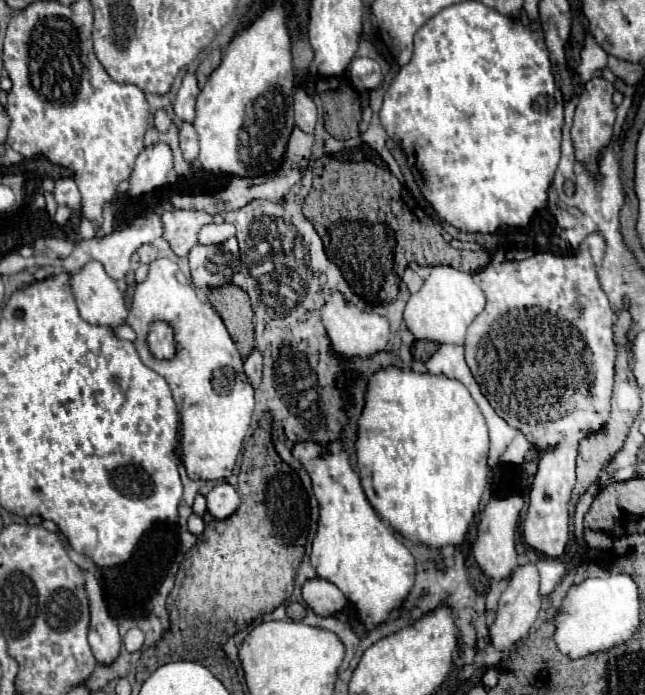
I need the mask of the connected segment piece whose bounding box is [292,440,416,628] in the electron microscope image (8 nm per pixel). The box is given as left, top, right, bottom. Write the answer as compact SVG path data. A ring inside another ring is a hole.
M342 440L328 442L324 446L318 442L296 442L296 446L292 448L292 456L296 460L300 460L302 466L306 468L306 472L310 474L312 488L314 488L316 500L320 504L318 532L312 542L312 554L310 554L312 568L316 570L316 574L320 578L336 584L344 592L344 596L356 606L358 616L366 628L374 628L374 626L382 624L388 618L388 614L406 600L406 596L410 594L410 590L414 586L416 562L414 562L412 552L398 540L396 532L376 516L374 508L368 504L364 490L360 486L360 478L354 470L352 458L344 450Z

